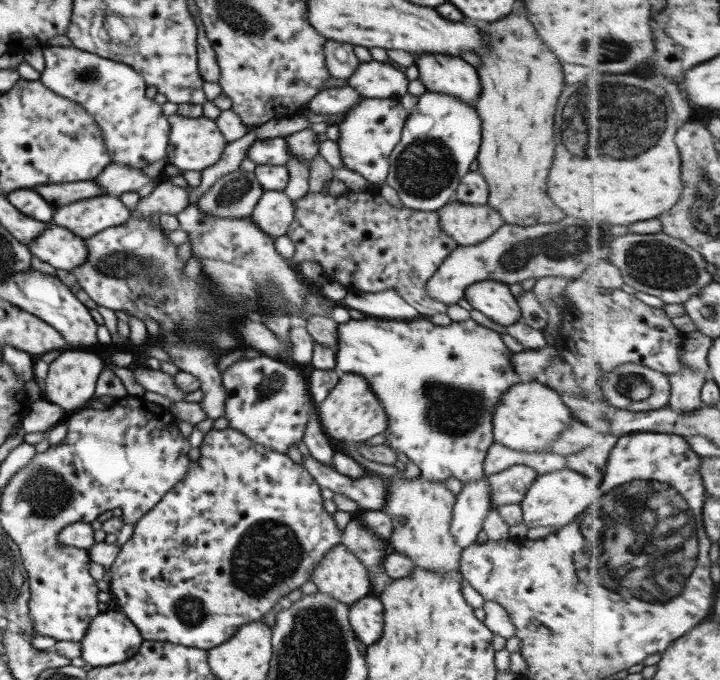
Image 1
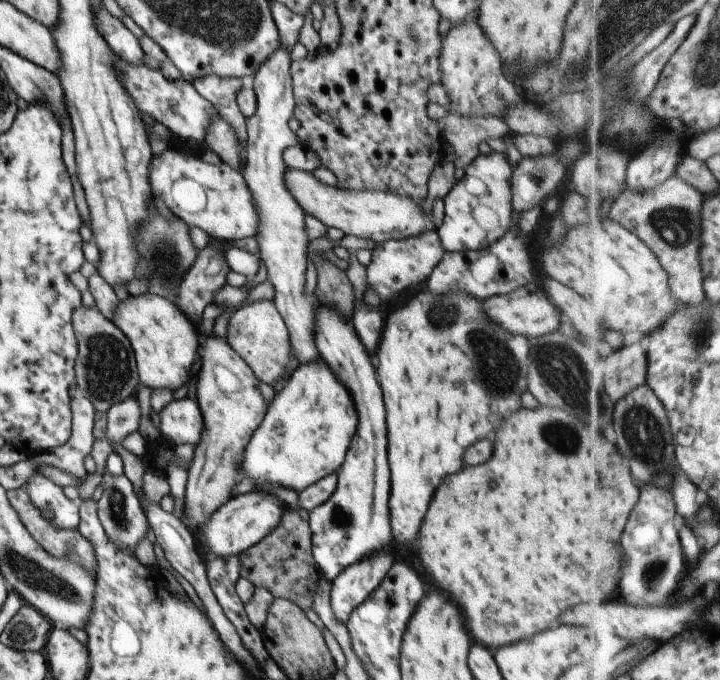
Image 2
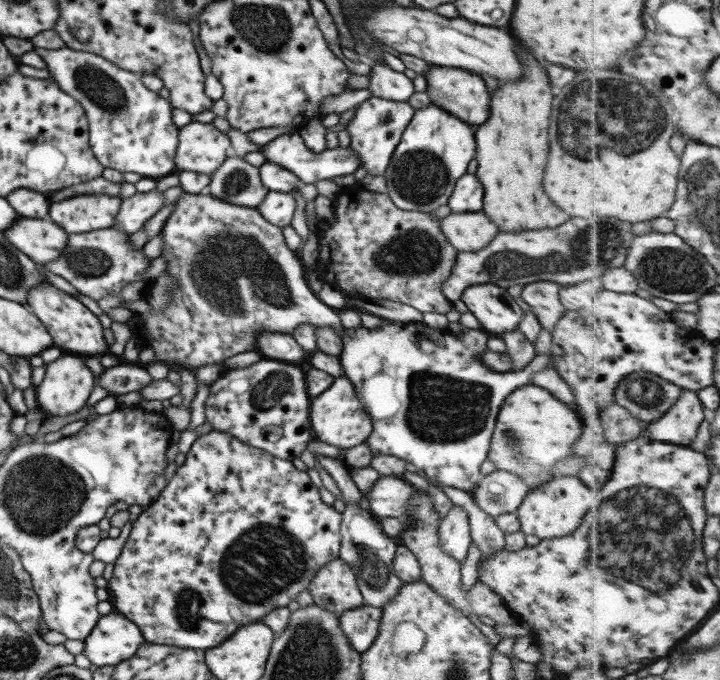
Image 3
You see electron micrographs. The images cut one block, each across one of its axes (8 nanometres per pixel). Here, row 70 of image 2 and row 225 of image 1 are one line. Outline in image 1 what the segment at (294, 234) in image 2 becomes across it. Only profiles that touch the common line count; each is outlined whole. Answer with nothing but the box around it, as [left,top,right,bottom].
[249,191,293,239]

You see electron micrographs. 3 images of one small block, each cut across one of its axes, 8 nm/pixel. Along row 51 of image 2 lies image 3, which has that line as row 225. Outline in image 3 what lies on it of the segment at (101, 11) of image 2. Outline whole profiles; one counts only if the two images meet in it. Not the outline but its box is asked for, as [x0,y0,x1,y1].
[113,189,163,235]

